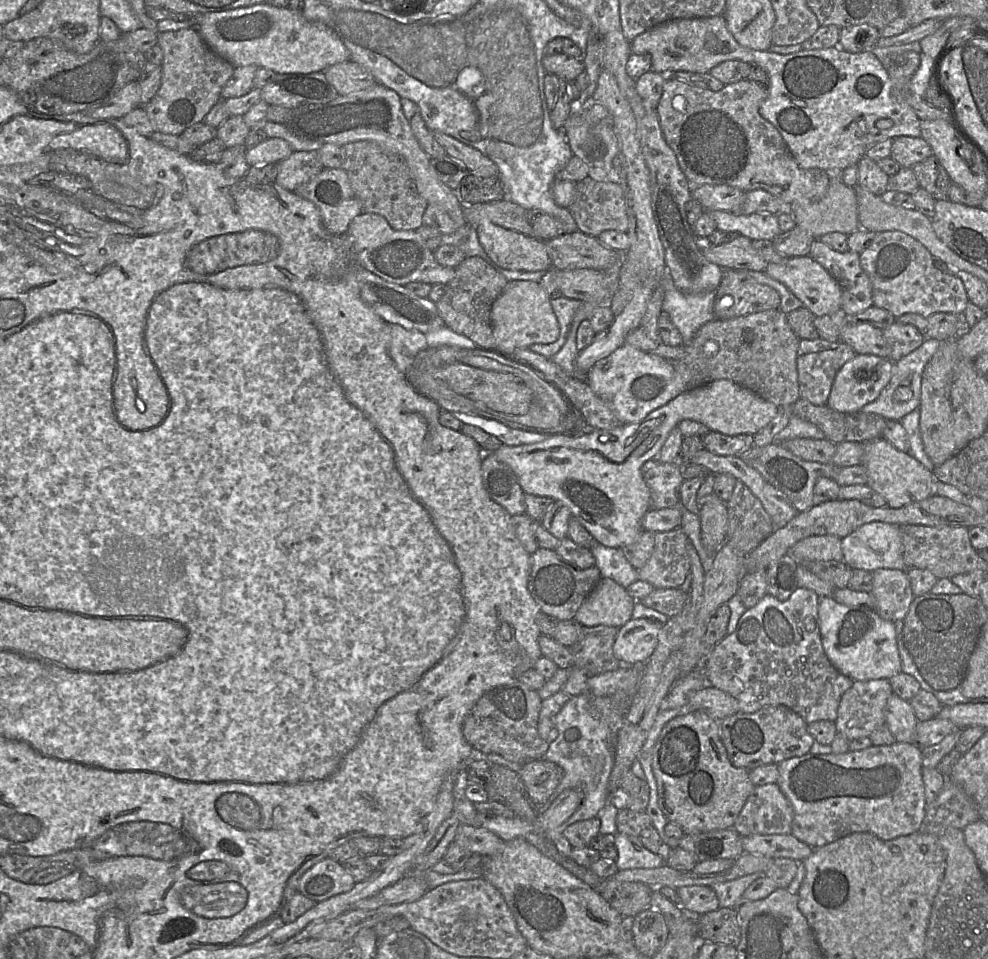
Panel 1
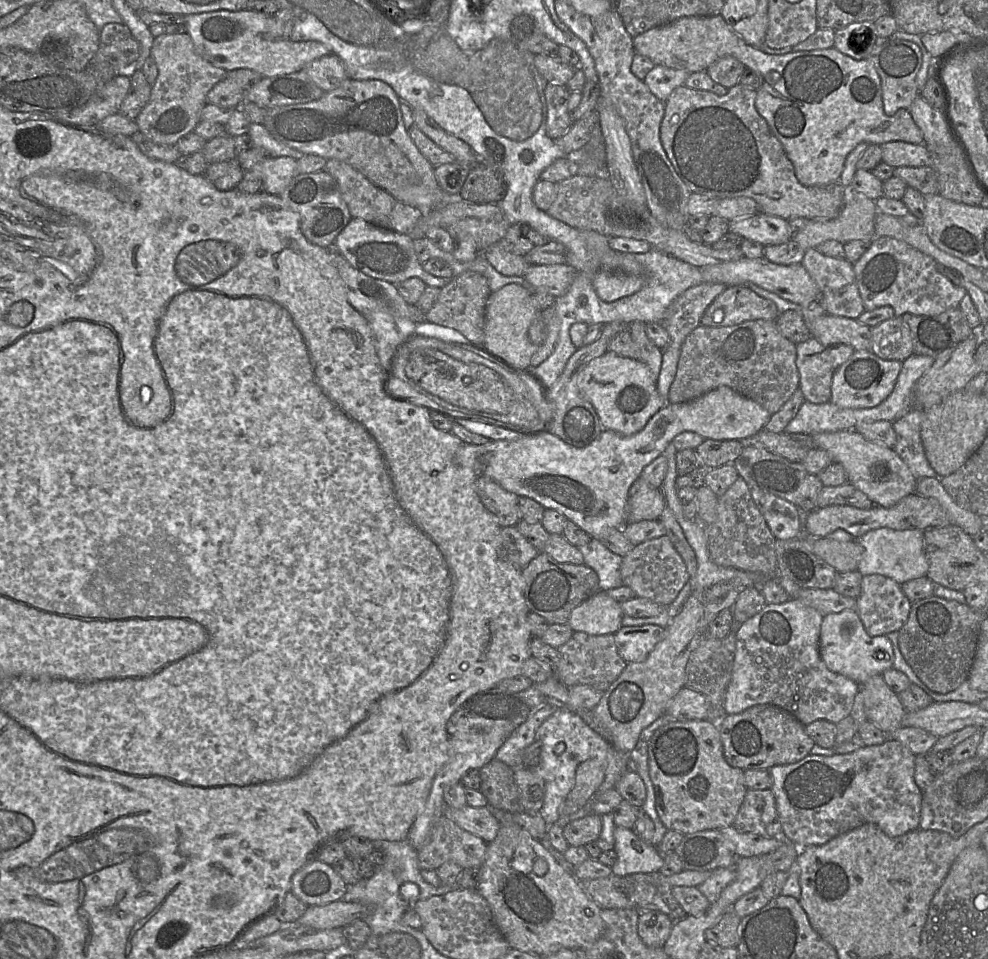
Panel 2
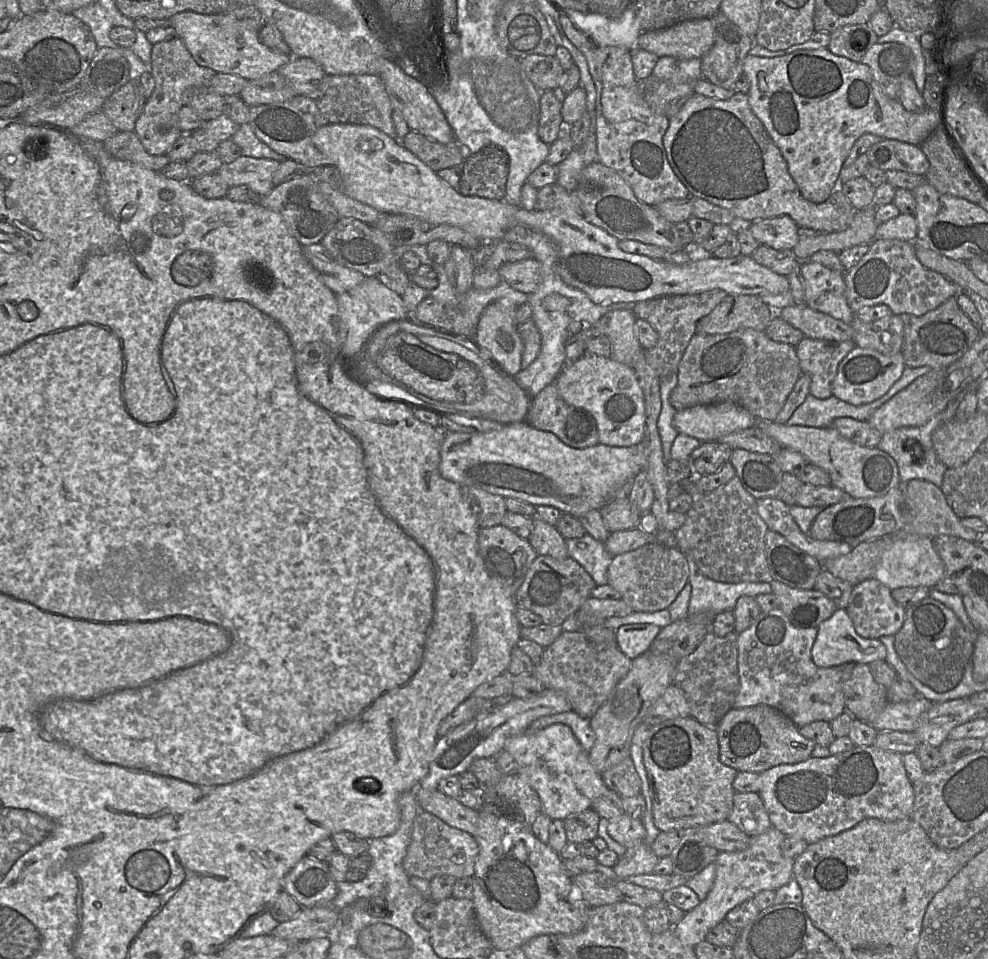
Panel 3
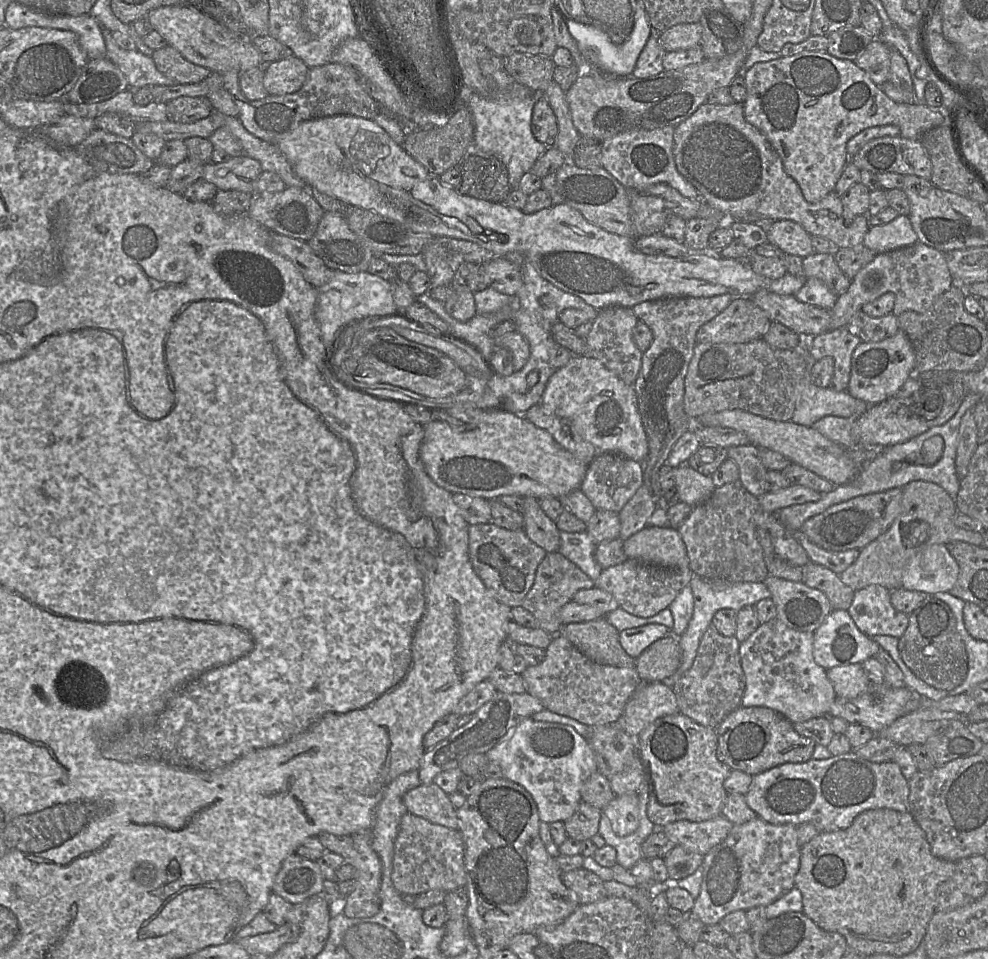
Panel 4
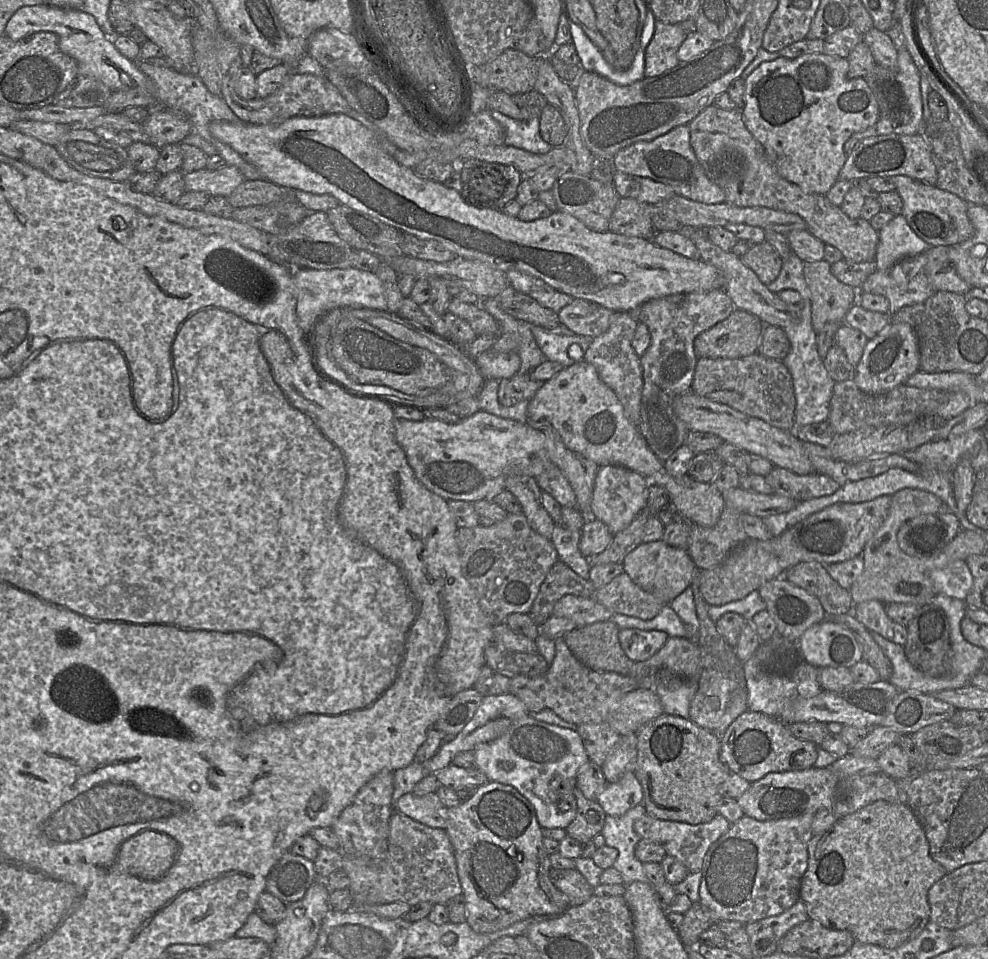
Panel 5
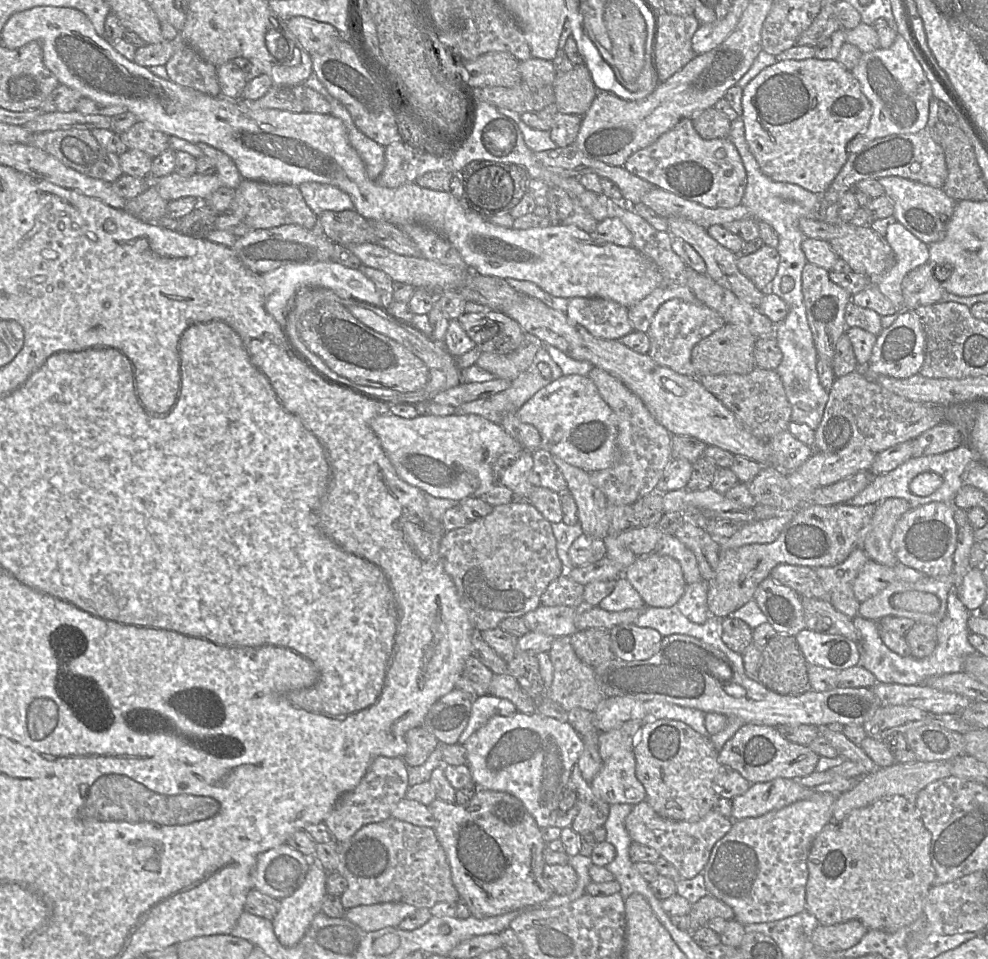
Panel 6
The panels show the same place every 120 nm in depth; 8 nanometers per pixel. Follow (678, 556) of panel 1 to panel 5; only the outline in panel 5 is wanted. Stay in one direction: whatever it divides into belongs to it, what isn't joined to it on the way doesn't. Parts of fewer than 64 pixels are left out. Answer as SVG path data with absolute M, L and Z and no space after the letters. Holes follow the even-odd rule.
M622 572L610 583L595 591L594 598L614 614L637 617L642 620L654 618L665 603L635 584Z

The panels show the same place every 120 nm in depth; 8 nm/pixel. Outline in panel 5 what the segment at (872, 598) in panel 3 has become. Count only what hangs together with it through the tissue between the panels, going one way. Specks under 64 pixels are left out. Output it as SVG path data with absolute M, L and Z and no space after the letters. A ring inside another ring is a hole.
M869 600L854 605L852 614L869 632L876 632L885 639L904 647L907 641L907 627L888 617L885 605L877 600Z

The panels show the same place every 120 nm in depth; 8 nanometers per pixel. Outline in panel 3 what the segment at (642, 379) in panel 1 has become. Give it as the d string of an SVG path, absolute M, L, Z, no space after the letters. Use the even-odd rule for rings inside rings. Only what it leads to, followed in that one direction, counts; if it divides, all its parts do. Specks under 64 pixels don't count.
M584 354L574 362L568 362L554 381L559 396L569 405L589 412L595 419L598 442L614 447L628 447L640 443L645 435L644 394L632 367L610 357Z

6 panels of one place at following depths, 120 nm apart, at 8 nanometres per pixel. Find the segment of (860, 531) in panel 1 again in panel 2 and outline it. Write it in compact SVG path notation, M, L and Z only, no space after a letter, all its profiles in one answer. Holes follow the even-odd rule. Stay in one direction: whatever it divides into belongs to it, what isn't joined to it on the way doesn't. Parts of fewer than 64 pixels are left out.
M879 528L868 531L856 541L863 548L862 558L857 568L862 576L879 574L893 579L900 585L927 576L929 565L924 553L921 530Z

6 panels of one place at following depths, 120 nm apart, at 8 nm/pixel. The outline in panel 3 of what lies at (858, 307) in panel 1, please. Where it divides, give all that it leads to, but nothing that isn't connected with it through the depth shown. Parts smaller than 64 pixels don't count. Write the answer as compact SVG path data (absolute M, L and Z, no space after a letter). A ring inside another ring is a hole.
M801 261L805 304L845 323L851 324L856 314L846 300L844 272L831 270L819 263Z

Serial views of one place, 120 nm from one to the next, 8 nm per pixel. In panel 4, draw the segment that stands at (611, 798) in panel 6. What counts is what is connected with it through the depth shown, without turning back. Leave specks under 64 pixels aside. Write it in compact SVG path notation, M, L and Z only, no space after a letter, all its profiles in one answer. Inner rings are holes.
M627 793L616 796L603 810L618 836L627 836L639 826L639 794Z

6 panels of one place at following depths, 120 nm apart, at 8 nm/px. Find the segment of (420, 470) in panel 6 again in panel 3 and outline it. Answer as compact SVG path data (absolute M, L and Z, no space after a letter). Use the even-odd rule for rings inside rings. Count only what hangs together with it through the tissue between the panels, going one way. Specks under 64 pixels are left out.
M528 422L503 425L498 430L469 433L444 432L440 451L439 471L443 478L461 487L473 486L503 496L516 498L534 506L547 505L580 518L590 510L600 510L615 499L617 491L645 467L645 446L641 441L628 447L598 443L575 449L560 441L553 433L536 429Z

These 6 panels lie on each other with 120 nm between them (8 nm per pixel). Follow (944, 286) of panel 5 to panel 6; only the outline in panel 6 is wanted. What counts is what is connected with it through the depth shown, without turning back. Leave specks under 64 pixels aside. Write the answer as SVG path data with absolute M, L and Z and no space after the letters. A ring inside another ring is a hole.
M929 262L910 271L902 280L902 293L905 308L916 309L941 301L947 292L934 275L934 268Z

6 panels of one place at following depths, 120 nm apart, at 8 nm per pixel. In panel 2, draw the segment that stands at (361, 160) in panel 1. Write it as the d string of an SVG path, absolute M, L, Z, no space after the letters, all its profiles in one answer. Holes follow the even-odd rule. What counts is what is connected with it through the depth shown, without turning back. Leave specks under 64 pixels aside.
M328 160L322 171L330 174L337 182L352 218L361 218L377 227L408 235L424 214L420 209L396 200L388 192L372 184L357 169L341 160Z

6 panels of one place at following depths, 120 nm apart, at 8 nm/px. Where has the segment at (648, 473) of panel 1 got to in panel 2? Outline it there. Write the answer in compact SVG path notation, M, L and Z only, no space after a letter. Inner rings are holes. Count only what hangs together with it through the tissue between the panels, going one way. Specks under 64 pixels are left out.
M639 477L629 489L626 523L657 520L665 507L660 488L650 487Z

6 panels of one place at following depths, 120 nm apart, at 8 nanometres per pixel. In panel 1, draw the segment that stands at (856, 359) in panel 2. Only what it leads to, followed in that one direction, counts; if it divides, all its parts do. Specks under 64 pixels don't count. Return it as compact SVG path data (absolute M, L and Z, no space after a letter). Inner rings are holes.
M856 354L837 372L826 405L839 412L859 412L863 406L876 400L889 383L892 367L893 362L889 358Z

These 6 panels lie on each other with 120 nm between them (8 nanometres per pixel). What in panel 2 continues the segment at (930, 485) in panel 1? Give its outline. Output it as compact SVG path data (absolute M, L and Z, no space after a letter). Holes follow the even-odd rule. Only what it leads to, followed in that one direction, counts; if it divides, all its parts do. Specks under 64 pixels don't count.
M854 429L815 433L811 438L814 447L826 450L834 463L843 466L848 483L862 491L874 505L890 508L902 498L915 493L917 479L893 449L866 440Z

